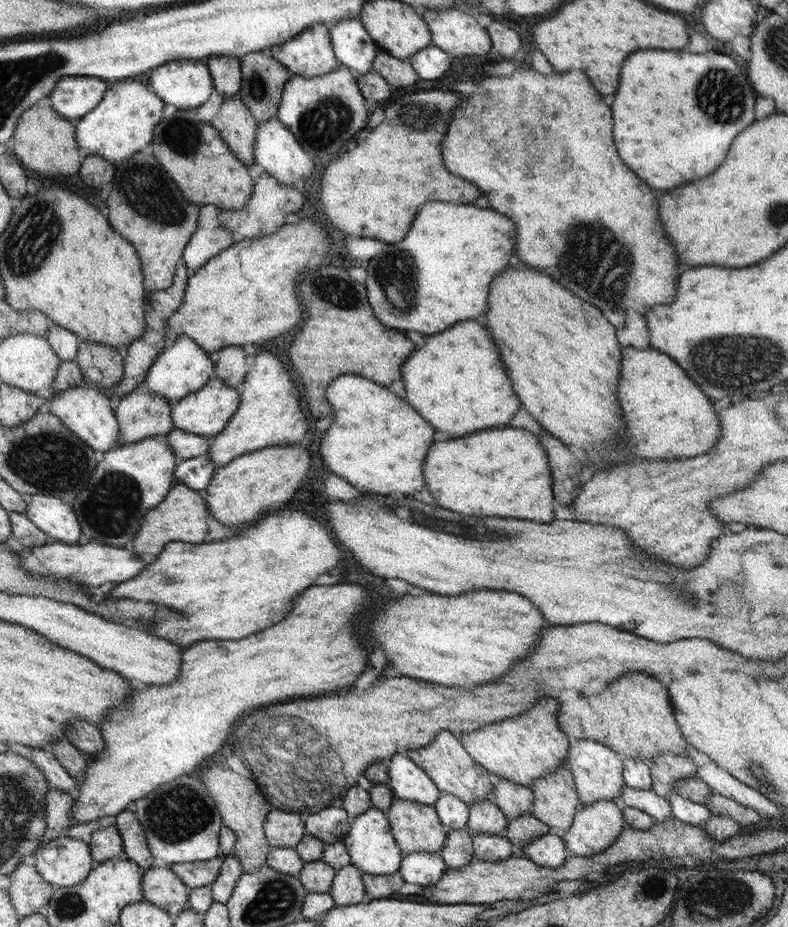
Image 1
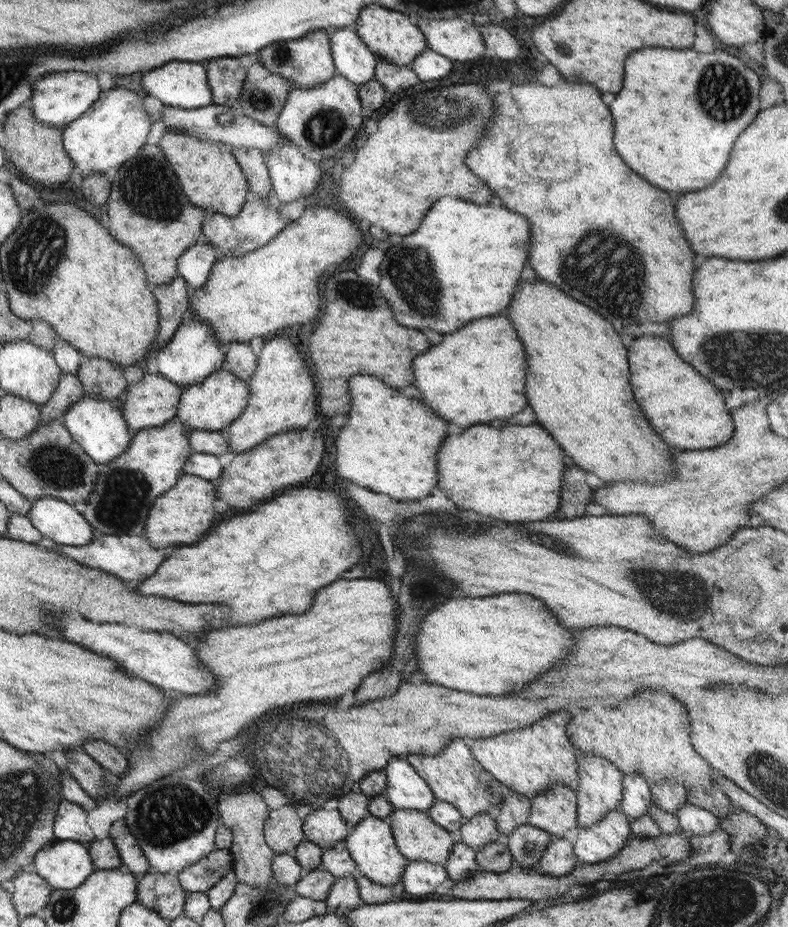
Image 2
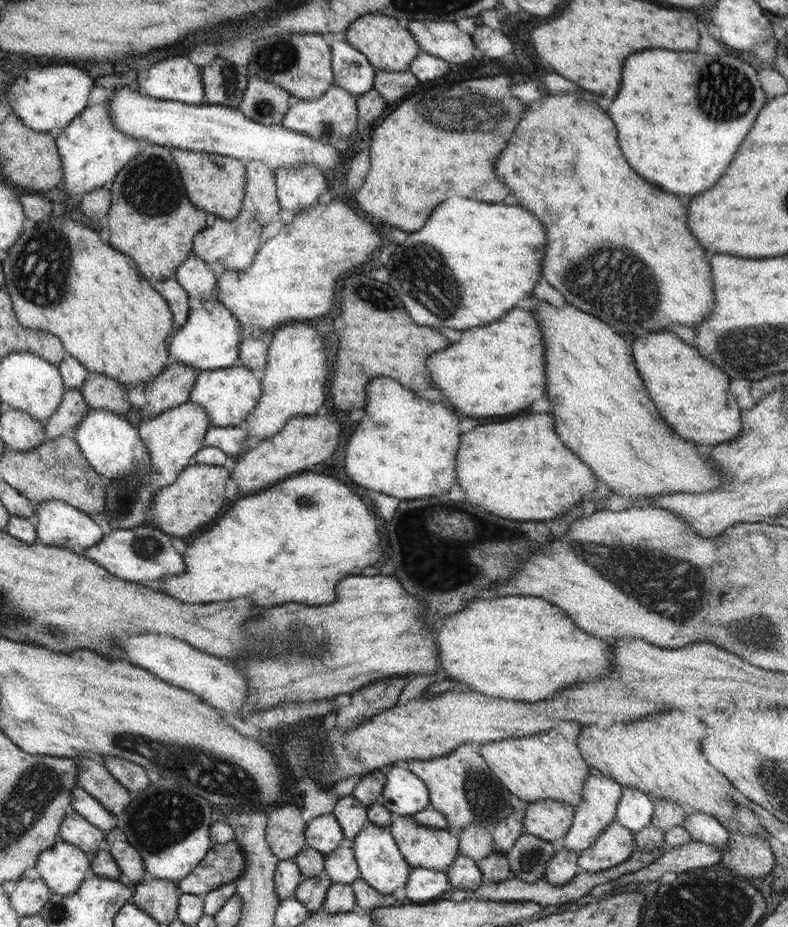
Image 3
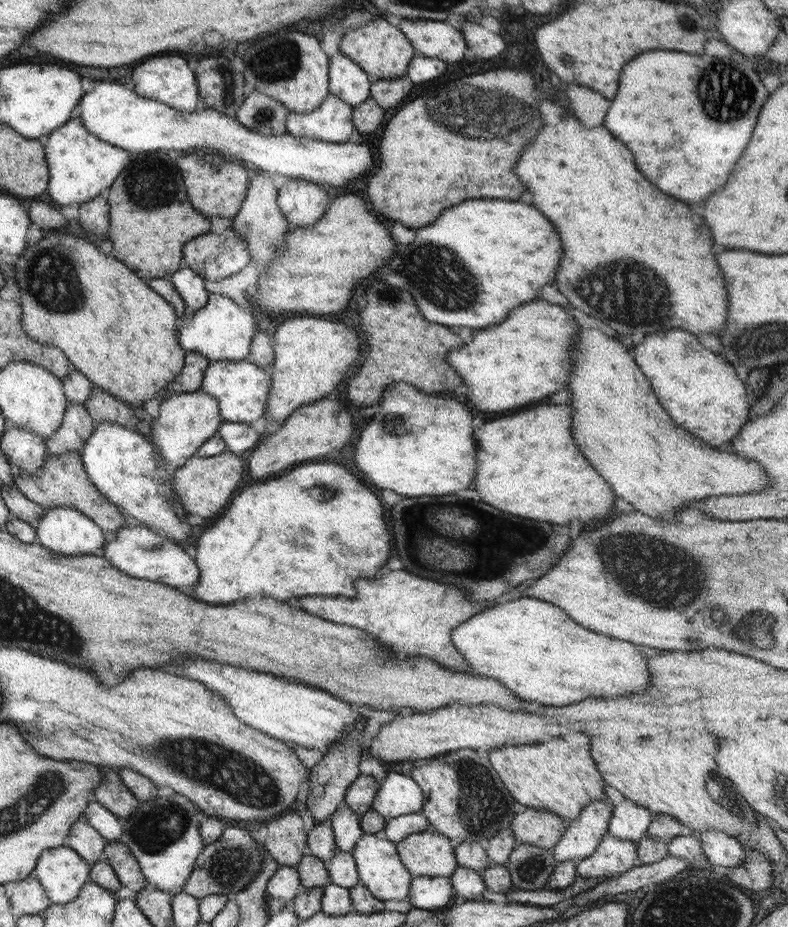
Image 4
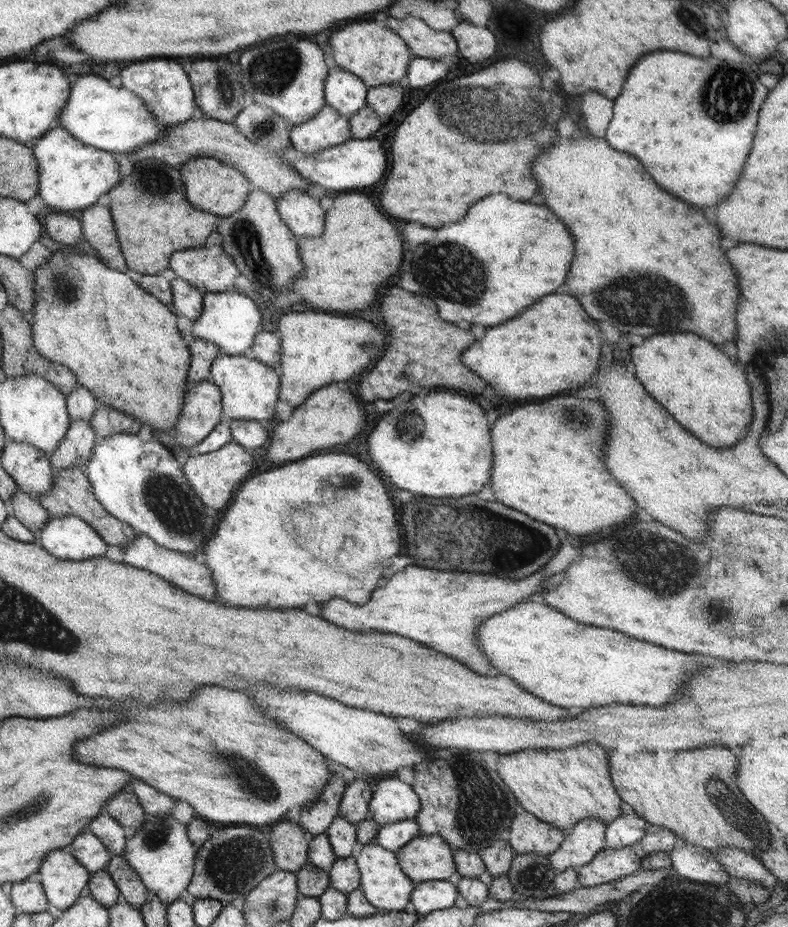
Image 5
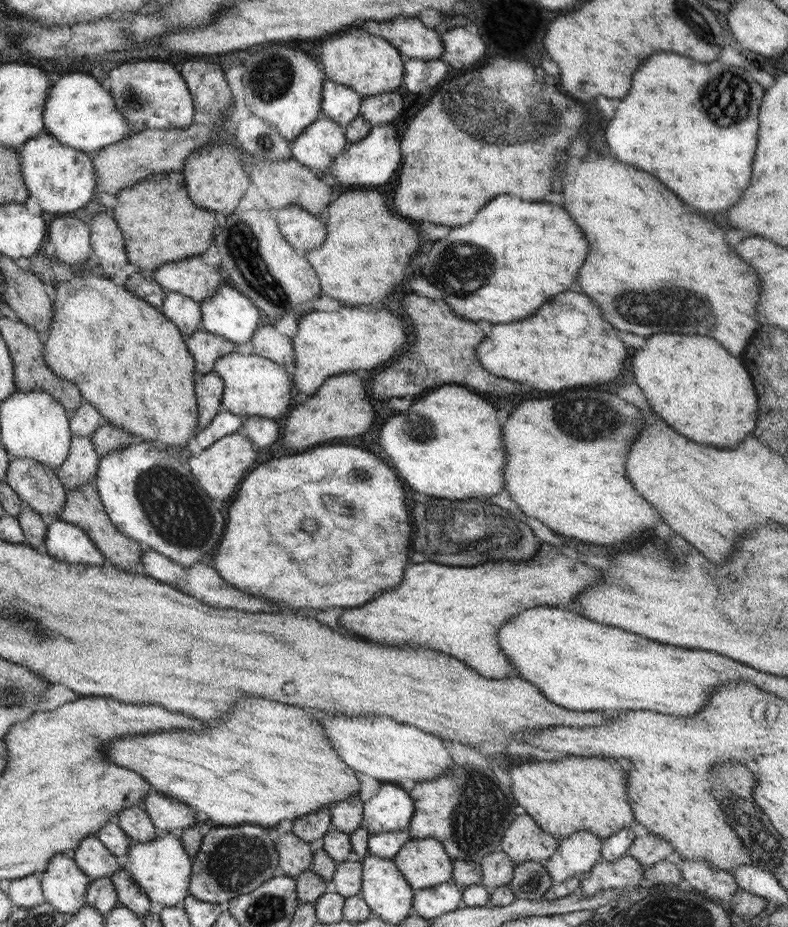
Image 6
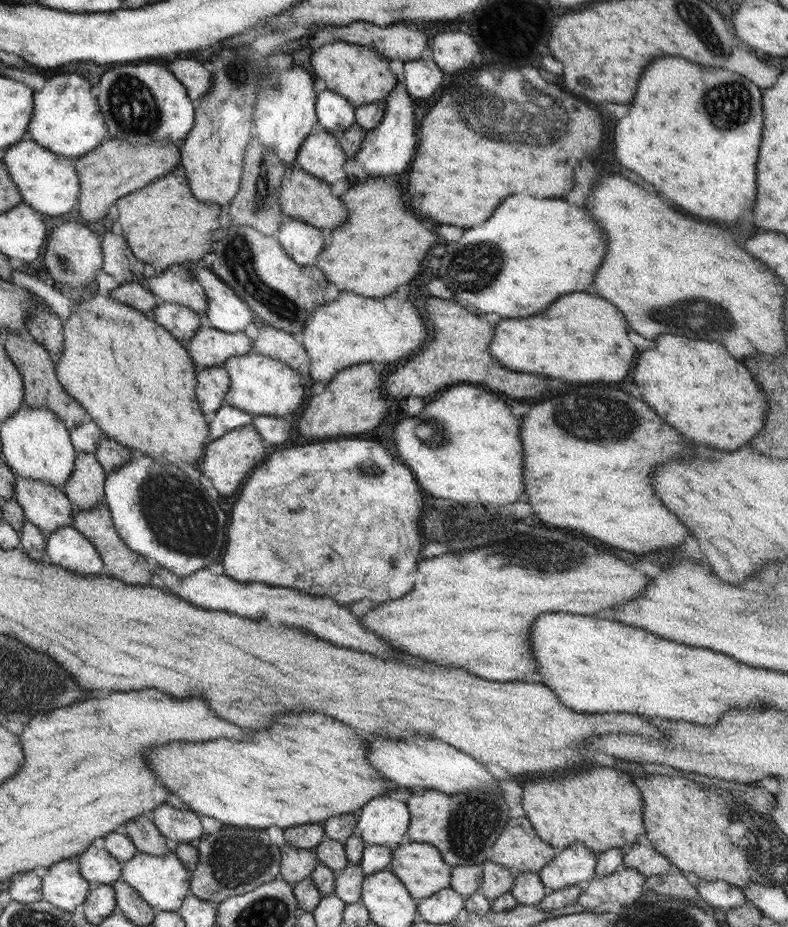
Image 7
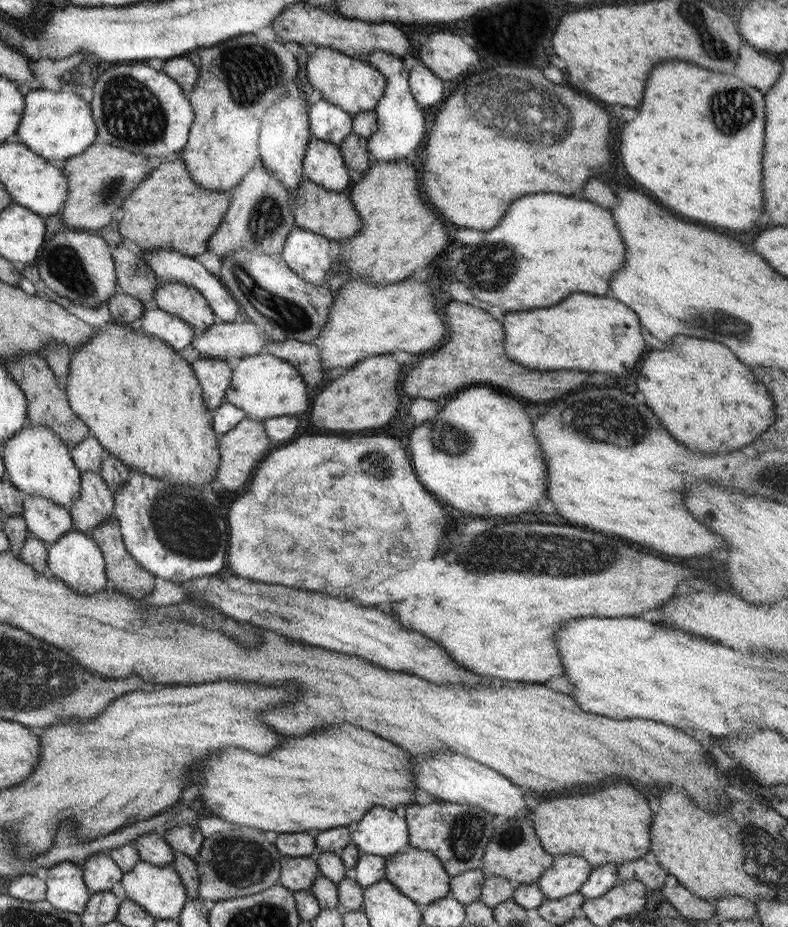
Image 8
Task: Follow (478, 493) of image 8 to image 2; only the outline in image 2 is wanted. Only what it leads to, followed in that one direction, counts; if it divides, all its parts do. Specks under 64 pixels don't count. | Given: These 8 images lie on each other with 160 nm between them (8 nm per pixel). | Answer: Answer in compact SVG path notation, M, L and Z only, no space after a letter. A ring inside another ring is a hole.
M360 374L356 378L350 378L350 390L352 390L352 408L350 408L350 420L346 426L342 426L338 438L336 438L336 470L338 476L364 486L372 492L385 494L394 500L422 500L430 496L430 492L438 484L438 464L436 454L446 438L448 422L440 418L436 412L432 412L424 402L404 396L402 392L394 390L392 386L384 384L378 378Z

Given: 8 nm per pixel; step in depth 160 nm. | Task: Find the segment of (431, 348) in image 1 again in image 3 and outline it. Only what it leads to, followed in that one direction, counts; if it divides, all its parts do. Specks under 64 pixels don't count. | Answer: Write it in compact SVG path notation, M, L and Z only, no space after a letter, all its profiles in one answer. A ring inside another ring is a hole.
M514 308L500 322L484 328L462 332L462 340L448 346L444 352L436 352L428 358L428 370L434 384L446 394L450 408L470 418L496 418L516 412L526 413L534 400L546 396L546 374L544 374L544 338L540 324L530 310Z

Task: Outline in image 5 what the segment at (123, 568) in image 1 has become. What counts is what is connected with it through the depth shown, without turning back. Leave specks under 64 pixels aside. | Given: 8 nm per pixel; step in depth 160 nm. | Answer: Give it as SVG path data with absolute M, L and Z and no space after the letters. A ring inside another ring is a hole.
M145 534L137 535L135 540L131 540L125 550L118 556L121 562L135 566L138 569L150 571L166 582L172 583L174 586L180 587L180 590L188 592L188 594L196 594L208 602L218 602L218 594L216 594L216 586L212 582L210 569L206 564L200 564L193 554L180 554L175 550L168 550L154 542Z

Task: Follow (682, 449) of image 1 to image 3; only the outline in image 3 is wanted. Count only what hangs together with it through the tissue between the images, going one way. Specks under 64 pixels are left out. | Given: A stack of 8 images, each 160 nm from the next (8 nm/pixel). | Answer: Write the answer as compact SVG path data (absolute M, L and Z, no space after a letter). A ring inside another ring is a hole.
M652 332L634 339L632 356L652 402L676 434L706 449L740 434L740 406L730 392L728 374L712 366L694 346L682 342L674 332Z

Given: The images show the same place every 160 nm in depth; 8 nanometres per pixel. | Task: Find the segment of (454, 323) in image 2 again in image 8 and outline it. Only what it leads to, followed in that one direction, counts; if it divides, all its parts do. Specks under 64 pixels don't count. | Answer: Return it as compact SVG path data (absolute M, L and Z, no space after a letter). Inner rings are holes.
M532 194L518 198L508 208L500 226L486 234L486 243L482 246L484 248L472 246L470 258L466 258L464 248L464 258L454 268L454 274L472 290L478 300L492 306L504 306L508 312L554 306L572 292L606 296L610 292L612 276L624 266L624 242L612 214L594 202L568 198L562 194Z

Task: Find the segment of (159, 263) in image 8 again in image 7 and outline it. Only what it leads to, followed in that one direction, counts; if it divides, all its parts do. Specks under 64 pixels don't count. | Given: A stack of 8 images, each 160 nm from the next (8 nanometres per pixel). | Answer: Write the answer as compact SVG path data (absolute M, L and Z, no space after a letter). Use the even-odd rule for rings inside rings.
M188 266L205 290L208 306L206 314L212 327L227 333L242 332L256 316L255 312L226 283L209 268Z

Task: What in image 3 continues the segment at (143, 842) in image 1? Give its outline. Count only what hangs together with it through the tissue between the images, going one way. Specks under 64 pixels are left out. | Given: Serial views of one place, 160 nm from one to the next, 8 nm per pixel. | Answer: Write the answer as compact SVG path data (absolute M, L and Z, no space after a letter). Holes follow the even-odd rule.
M114 828L105 833L106 849L119 864L120 871L130 882L143 882L147 868L144 867L143 857L139 849L128 842L127 835L122 830Z

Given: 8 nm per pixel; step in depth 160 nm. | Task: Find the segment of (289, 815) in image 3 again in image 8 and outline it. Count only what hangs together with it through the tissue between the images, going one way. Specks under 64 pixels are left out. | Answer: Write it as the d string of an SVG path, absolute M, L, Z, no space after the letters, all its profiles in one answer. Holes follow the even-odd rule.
M282 856L280 866L279 884L292 891L310 889L319 875L317 862L310 856Z

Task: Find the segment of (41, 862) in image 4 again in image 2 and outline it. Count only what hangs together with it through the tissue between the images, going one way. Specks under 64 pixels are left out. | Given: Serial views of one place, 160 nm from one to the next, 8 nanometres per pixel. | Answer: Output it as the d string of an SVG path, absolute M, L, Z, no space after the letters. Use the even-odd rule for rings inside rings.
M60 841L46 845L35 854L36 870L42 875L54 890L72 890L78 888L96 872L94 860L91 858L90 849L83 843L76 841Z

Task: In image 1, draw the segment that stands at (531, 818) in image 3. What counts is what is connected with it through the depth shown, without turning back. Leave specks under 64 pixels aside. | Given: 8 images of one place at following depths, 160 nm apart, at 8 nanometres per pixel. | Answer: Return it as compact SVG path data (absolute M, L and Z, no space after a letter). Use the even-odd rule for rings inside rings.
M563 761L556 772L534 781L531 789L531 814L547 824L552 831L568 832L574 822L574 815L582 804L567 761Z

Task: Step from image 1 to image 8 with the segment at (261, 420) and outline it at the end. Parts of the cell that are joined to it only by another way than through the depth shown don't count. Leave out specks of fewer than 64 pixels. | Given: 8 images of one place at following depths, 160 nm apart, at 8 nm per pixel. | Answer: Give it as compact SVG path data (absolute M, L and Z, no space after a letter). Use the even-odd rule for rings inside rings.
M354 276L337 291L327 323L312 344L319 348L324 369L350 368L374 354L392 354L396 350L410 354L424 352L446 335L442 316L426 282L408 278L404 282L378 286Z

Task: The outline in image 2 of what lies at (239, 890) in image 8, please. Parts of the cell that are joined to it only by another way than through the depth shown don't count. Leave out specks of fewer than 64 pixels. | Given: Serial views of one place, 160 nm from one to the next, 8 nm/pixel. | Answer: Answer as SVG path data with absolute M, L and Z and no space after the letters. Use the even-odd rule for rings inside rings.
M216 849L206 858L194 862L188 869L176 874L182 888L188 893L205 893L228 872L232 871L233 856L229 849Z

